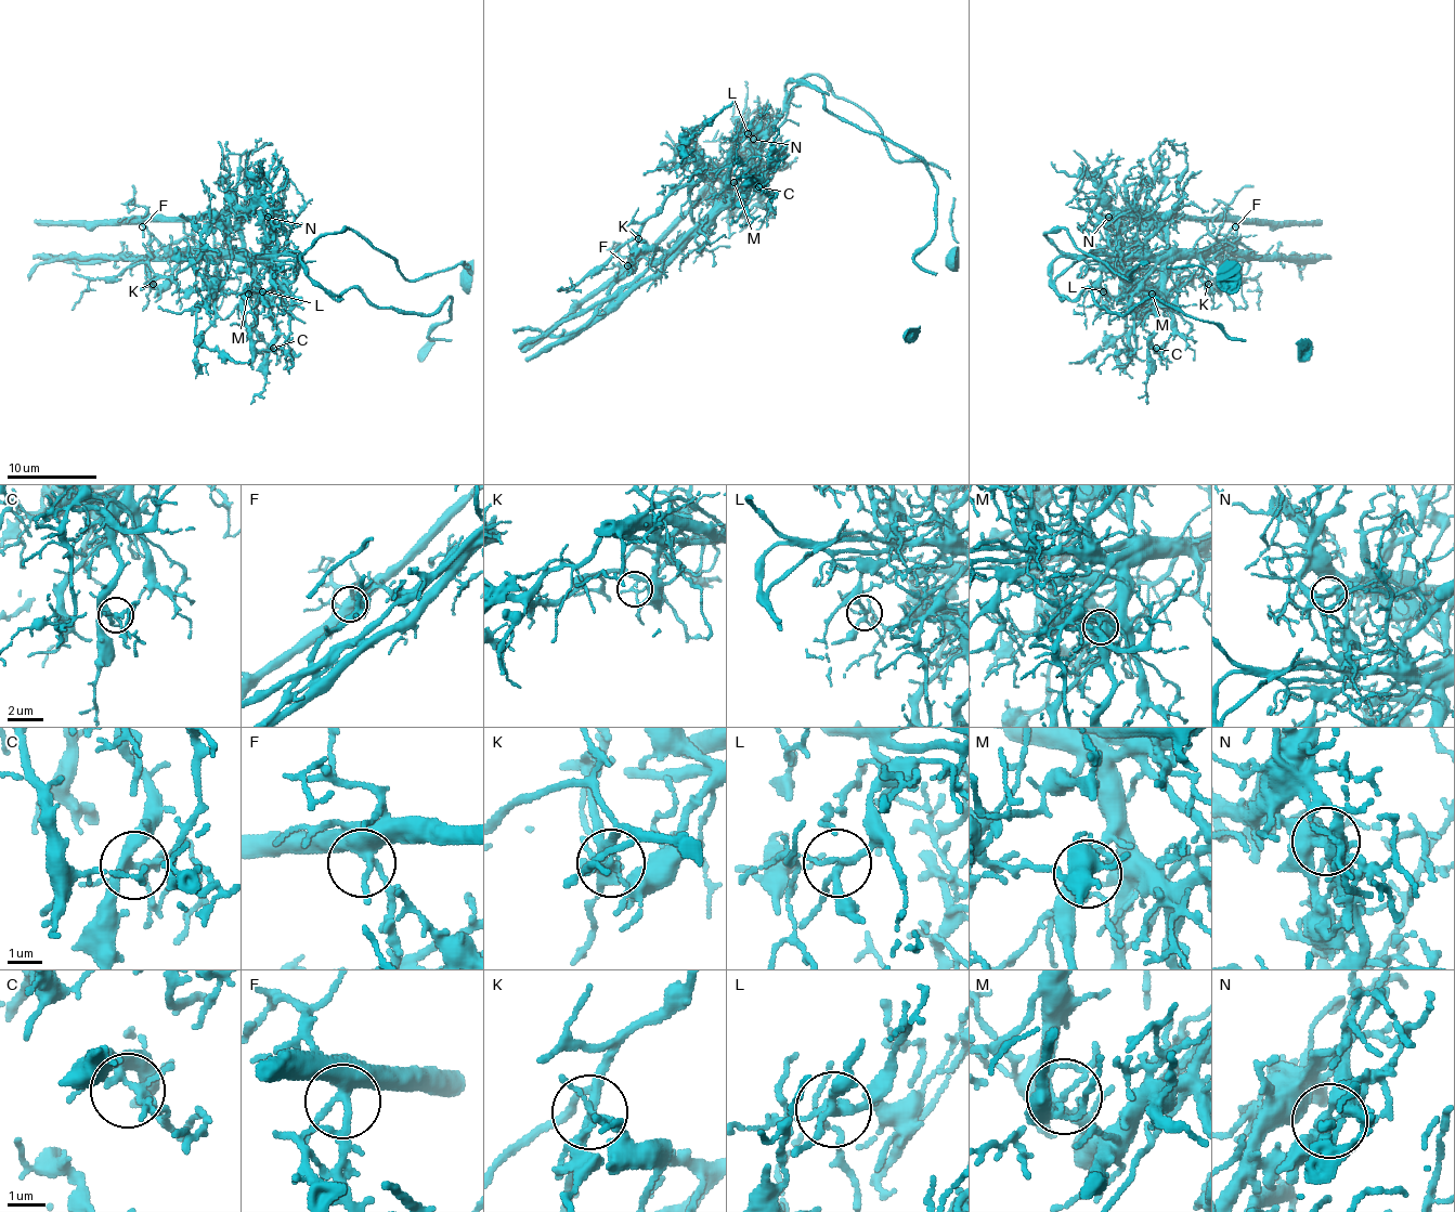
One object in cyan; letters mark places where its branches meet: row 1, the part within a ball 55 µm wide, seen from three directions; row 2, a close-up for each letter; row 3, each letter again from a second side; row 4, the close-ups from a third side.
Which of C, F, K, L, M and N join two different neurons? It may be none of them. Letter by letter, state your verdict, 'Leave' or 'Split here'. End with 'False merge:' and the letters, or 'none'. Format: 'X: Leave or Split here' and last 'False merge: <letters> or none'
C: Leave
F: Leave
K: Split here
L: Split here
M: Leave
N: Split here
False merge: K, L, N

